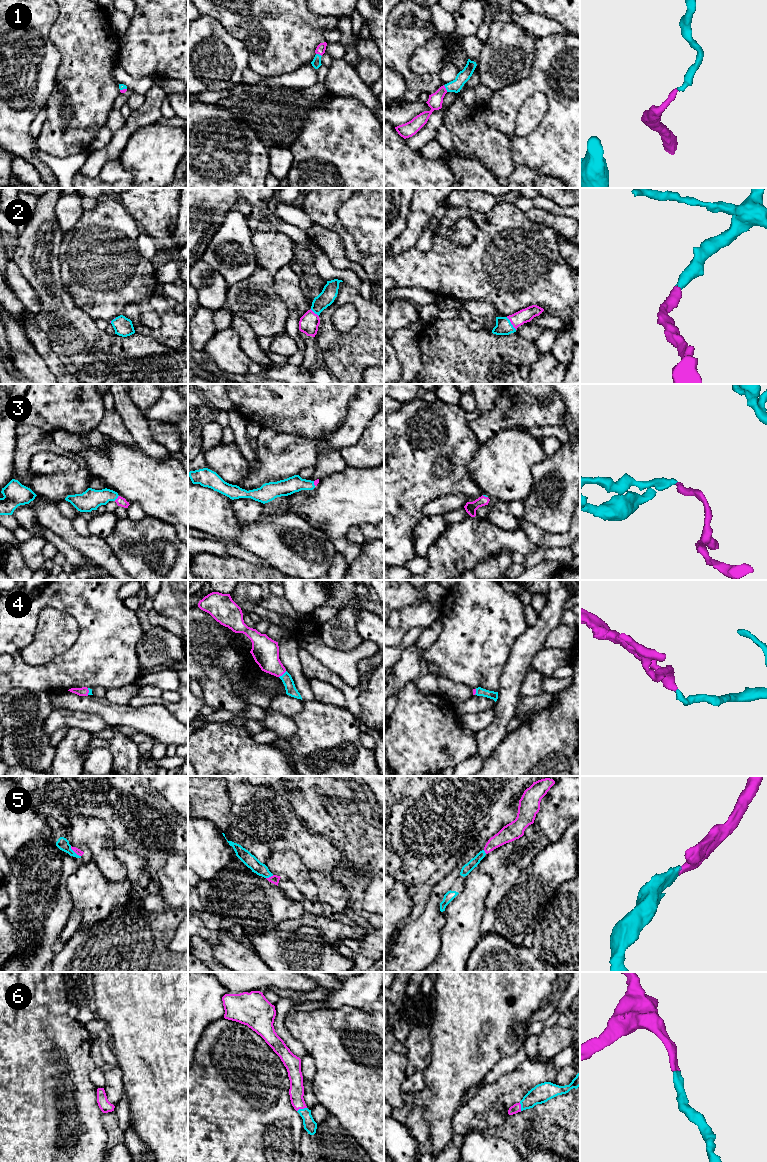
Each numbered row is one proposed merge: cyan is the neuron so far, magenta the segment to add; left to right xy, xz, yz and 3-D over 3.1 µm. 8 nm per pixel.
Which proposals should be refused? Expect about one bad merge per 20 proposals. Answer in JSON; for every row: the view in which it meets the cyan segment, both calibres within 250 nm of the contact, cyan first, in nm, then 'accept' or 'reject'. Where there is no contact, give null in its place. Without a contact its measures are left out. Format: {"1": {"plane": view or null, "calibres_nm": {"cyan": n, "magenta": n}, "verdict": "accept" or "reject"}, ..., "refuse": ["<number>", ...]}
{"1": {"plane": "yz", "calibres_nm": {"cyan": 100, "magenta": 120}, "verdict": "accept"}, "2": {"plane": "yz", "calibres_nm": {"cyan": 130, "magenta": 120}, "verdict": "accept"}, "3": {"plane": "xy", "calibres_nm": {"cyan": 170, "magenta": 70}, "verdict": "accept"}, "4": {"plane": "xz", "calibres_nm": {"cyan": 90, "magenta": 220}, "verdict": "accept"}, "5": {"plane": "xy", "calibres_nm": {"cyan": 100, "magenta": 50}, "verdict": "accept"}, "6": {"plane": "xz", "calibres_nm": {"cyan": 100, "magenta": 120}, "verdict": "accept"}, "refuse": []}

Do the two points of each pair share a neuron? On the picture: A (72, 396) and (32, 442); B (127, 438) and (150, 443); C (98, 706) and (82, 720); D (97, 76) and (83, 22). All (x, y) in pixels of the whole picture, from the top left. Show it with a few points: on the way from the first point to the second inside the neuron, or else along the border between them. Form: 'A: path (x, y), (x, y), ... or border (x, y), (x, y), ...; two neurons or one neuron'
A: border (29, 425), (34, 425), (50, 433); two neurons
B: border (122, 418), (136, 445); two neurons
C: border (68, 710), (95, 713), (107, 726); two neurons
D: path (88, 63), (88, 44), (83, 35); one neuron

